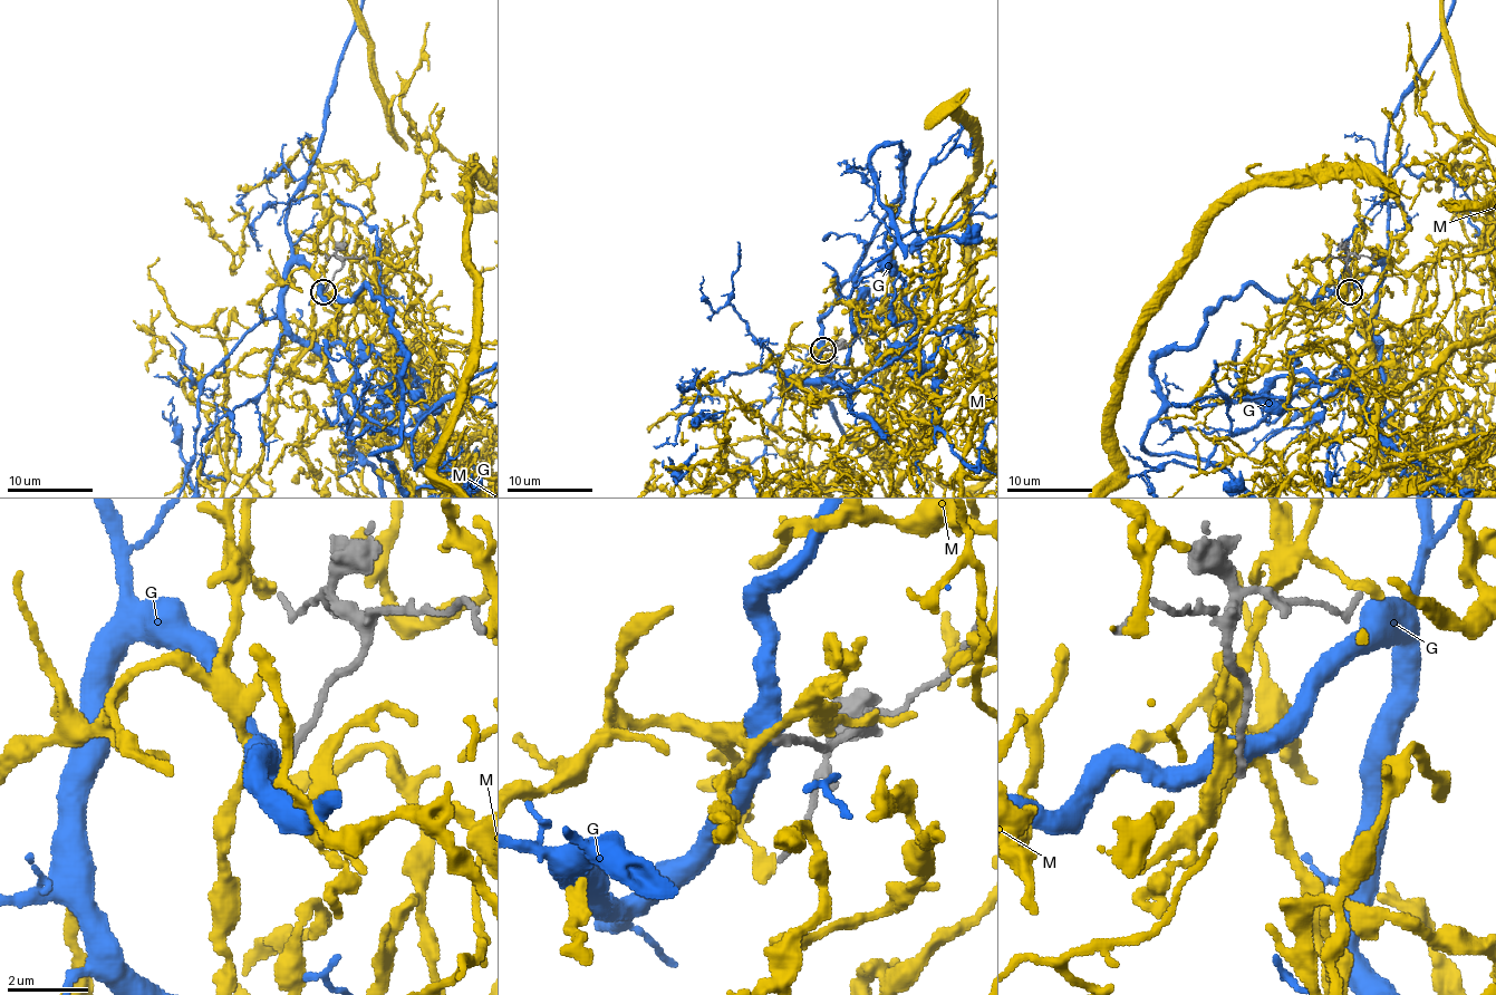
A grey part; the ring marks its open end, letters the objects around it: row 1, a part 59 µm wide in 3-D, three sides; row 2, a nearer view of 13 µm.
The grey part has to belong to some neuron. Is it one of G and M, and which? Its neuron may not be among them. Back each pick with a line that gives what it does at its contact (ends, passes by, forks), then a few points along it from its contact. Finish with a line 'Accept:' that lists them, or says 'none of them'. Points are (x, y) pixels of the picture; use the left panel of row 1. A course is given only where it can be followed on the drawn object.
Accept: none of them

